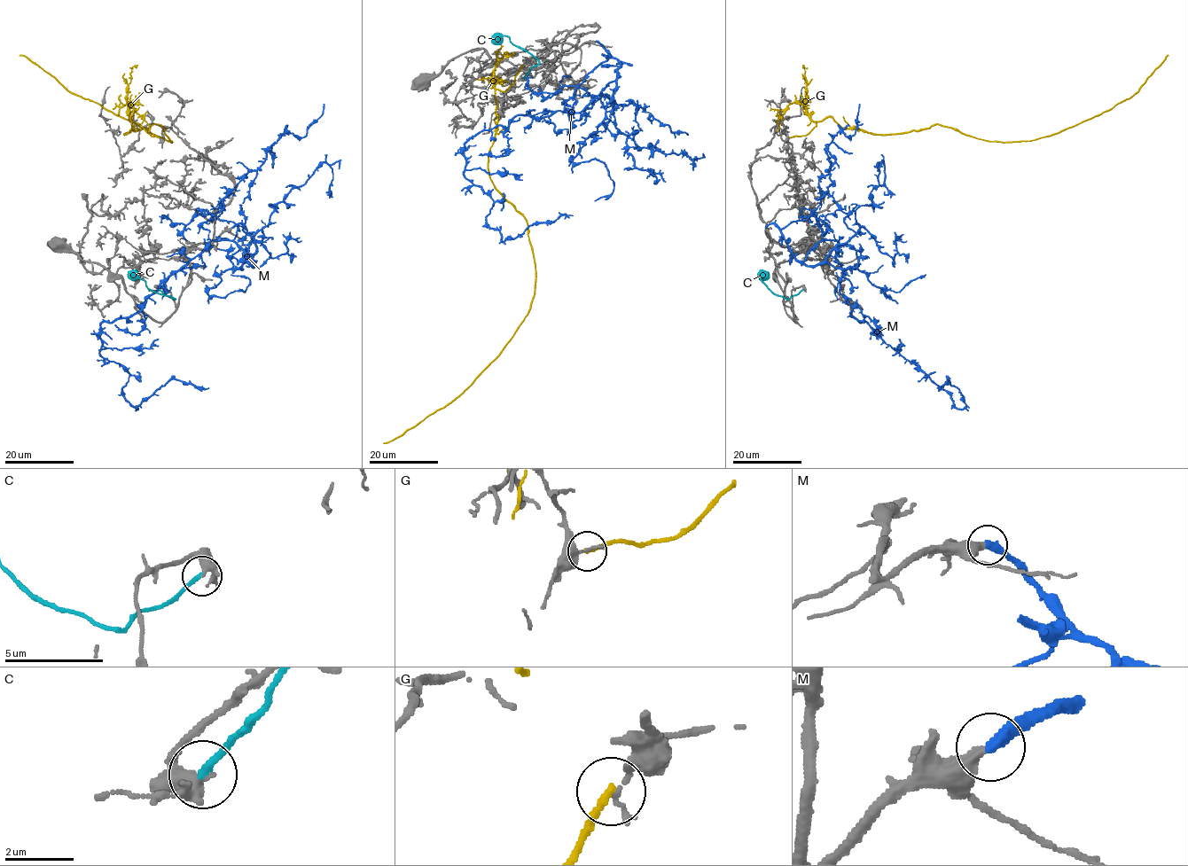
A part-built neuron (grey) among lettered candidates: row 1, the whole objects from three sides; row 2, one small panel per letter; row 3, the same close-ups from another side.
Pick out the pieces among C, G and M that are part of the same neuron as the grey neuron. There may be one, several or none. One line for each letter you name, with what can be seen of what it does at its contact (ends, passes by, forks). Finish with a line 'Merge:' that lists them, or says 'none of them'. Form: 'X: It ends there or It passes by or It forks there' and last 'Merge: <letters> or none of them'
M: It ends there
Merge: M

